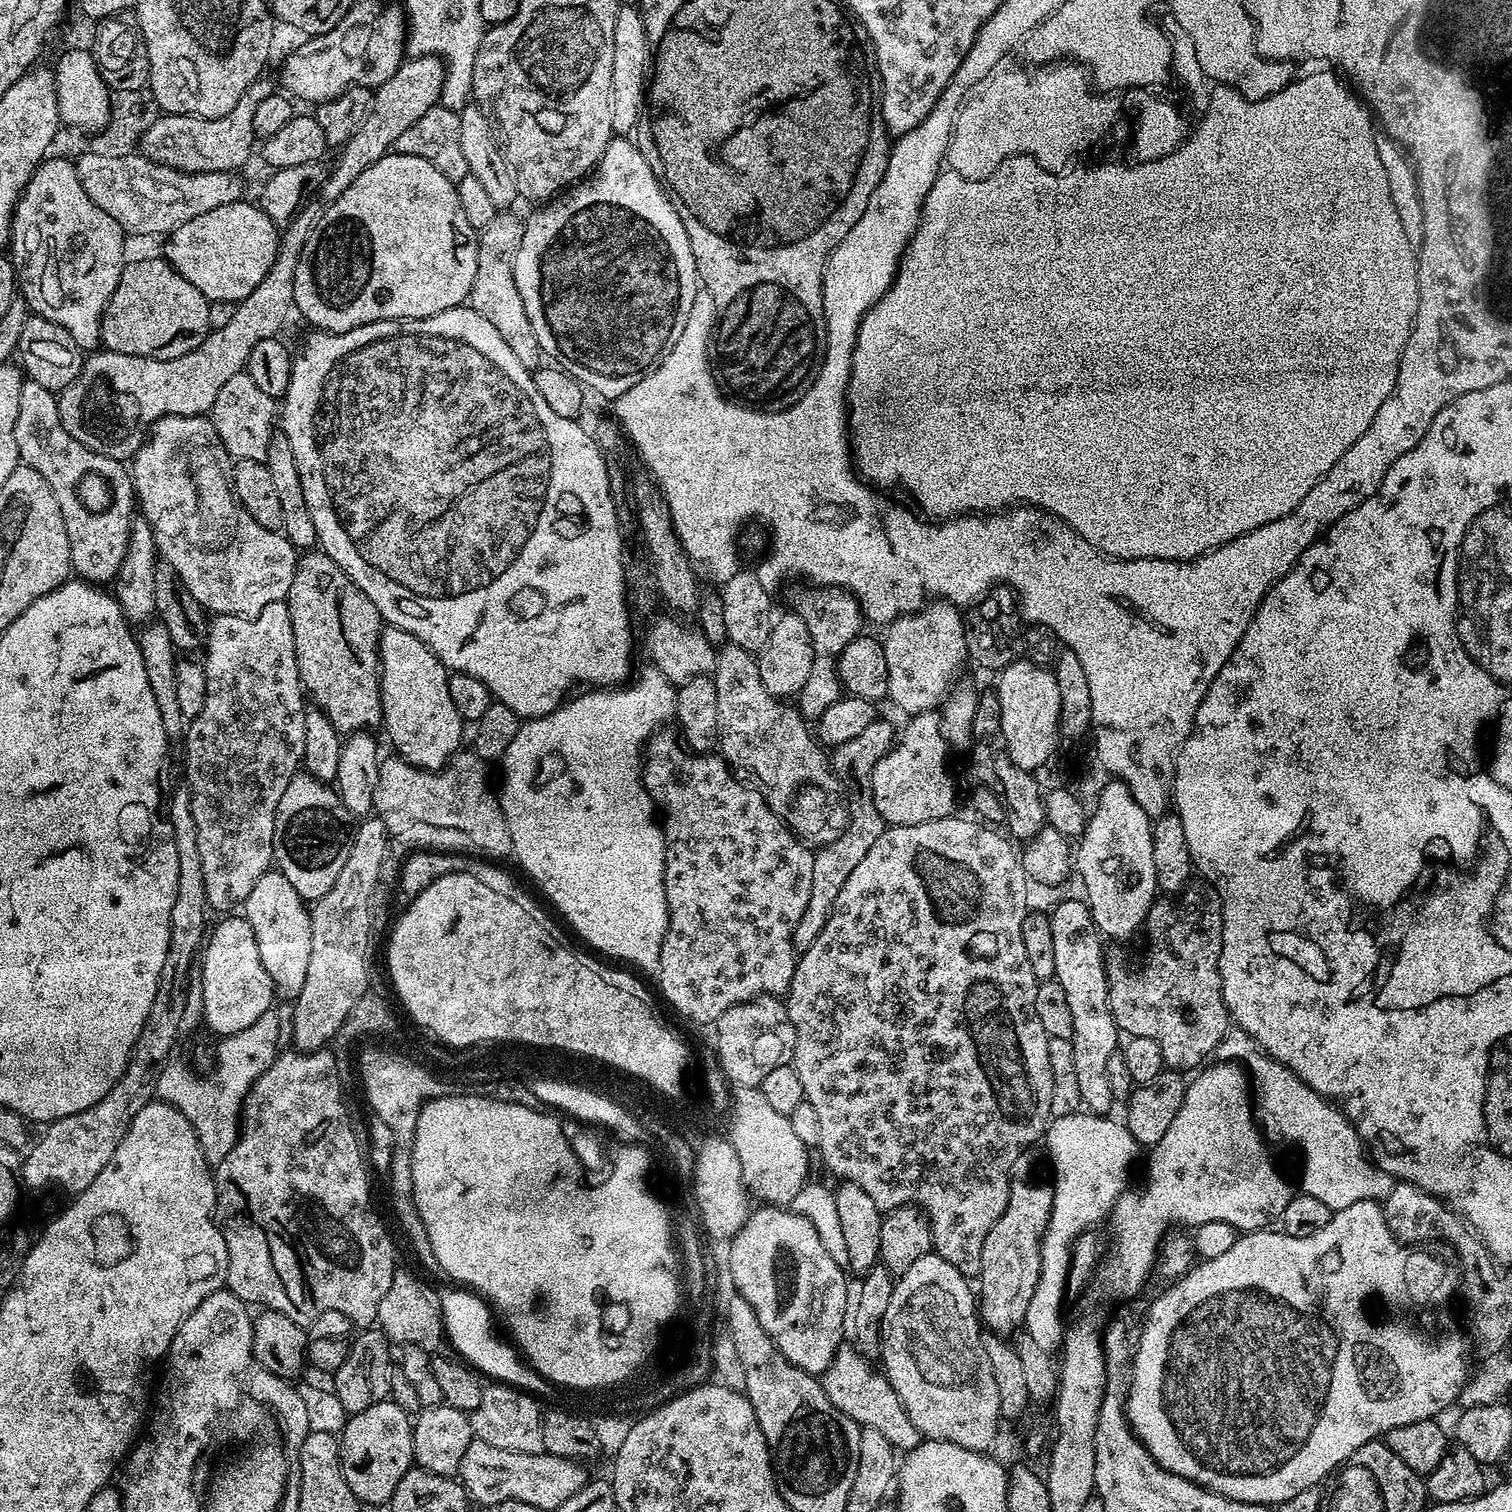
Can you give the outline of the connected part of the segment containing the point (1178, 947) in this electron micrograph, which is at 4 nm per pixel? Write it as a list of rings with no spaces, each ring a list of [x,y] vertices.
[[[1211,890],[1201,894],[1200,912],[1179,908],[1172,900],[1157,899],[1148,910],[1142,929],[1143,935],[1148,935],[1148,949],[1140,969],[1127,968],[1120,960],[1107,961],[1108,1008],[1121,1033],[1158,1042],[1165,1065],[1188,1074],[1215,1053],[1230,1027],[1220,993],[1224,916],[1220,913],[1220,897]]]

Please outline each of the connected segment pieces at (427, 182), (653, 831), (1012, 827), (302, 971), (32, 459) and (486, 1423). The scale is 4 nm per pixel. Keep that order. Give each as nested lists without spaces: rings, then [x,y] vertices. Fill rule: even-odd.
[[[401,152],[383,156],[378,162],[374,162],[350,186],[341,196],[328,205],[312,228],[308,236],[306,246],[300,255],[300,261],[294,274],[294,308],[297,313],[301,312],[312,323],[313,329],[321,332],[349,332],[358,326],[366,326],[383,320],[425,320],[439,312],[445,312],[451,308],[461,307],[471,297],[474,286],[474,270],[478,270],[478,239],[477,229],[470,226],[466,214],[462,210],[462,202],[458,202],[456,184],[442,174],[426,158],[414,158]]]
[[[646,666],[639,672],[640,669],[635,673],[634,679],[623,686],[600,686],[595,690],[588,690],[592,692],[582,693],[581,696],[573,695],[550,714],[525,719],[518,734],[514,734],[514,742],[506,746],[506,754],[502,758],[504,781],[501,782],[500,788],[498,787],[498,799],[502,814],[506,818],[506,826],[510,826],[514,860],[528,871],[529,878],[552,899],[553,906],[568,919],[569,926],[590,947],[597,948],[616,960],[633,964],[628,965],[633,969],[641,968],[644,972],[655,973],[660,967],[660,951],[668,929],[668,903],[664,889],[664,829],[642,783],[642,753],[648,739],[656,731],[663,729],[668,719],[671,721],[675,717],[677,689],[653,666]]]
[[[988,690],[984,693],[981,691],[976,697],[971,752],[973,781],[994,790],[998,802],[1002,802],[1007,835],[1017,841],[1020,839],[1020,842],[1027,842],[1039,834],[1040,829],[1046,824],[1042,787],[1040,788],[1039,782],[1035,780],[1037,777],[1033,773],[1014,766],[1011,758],[1005,754],[1000,703],[995,691]]]
[[[270,870],[254,882],[254,890],[244,900],[242,915],[250,922],[254,930],[254,938],[258,942],[258,958],[262,958],[262,966],[266,974],[270,974],[275,995],[287,1002],[295,1002],[298,994],[302,994],[302,986],[306,982],[306,965],[310,963],[310,918],[312,913],[309,905],[300,897],[298,890],[286,882],[286,878],[279,870]]]
[[[25,379],[19,406],[18,422],[14,422],[14,438],[18,442],[20,458],[23,463],[38,470],[46,482],[50,482],[50,490],[54,490],[54,498],[58,498],[58,506],[66,522],[66,534],[70,538],[75,575],[97,586],[107,585],[107,580],[108,583],[115,581],[128,549],[134,519],[134,489],[125,461],[98,454],[78,442],[78,438],[72,438],[62,424],[57,393],[46,390],[46,386],[38,386],[38,382]],[[87,476],[97,476],[108,483],[105,508],[89,516],[88,504],[80,493]]]
[[[492,1382],[485,1387],[482,1402],[470,1414],[472,1435],[482,1442],[490,1442],[490,1446],[498,1446],[498,1450],[514,1450],[522,1454],[538,1455],[544,1451],[542,1442],[542,1408],[536,1405],[535,1395],[521,1391],[518,1387],[509,1387],[505,1383]]]

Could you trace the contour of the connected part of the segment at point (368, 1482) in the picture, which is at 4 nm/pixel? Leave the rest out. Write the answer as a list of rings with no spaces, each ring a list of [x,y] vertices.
[[[391,1398],[369,1406],[367,1410],[351,1413],[340,1441],[340,1465],[346,1486],[361,1505],[384,1504],[392,1499],[402,1474],[413,1467],[412,1425],[409,1413],[402,1410]]]

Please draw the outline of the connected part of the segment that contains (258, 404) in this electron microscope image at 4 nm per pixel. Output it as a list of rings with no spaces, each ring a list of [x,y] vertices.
[[[247,370],[234,374],[229,378],[214,398],[214,406],[210,413],[210,419],[214,430],[218,430],[218,438],[222,438],[222,446],[232,456],[233,461],[238,460],[262,460],[266,458],[266,450],[270,450],[270,438],[274,431],[274,425],[278,420],[278,404],[270,394],[254,383]]]

